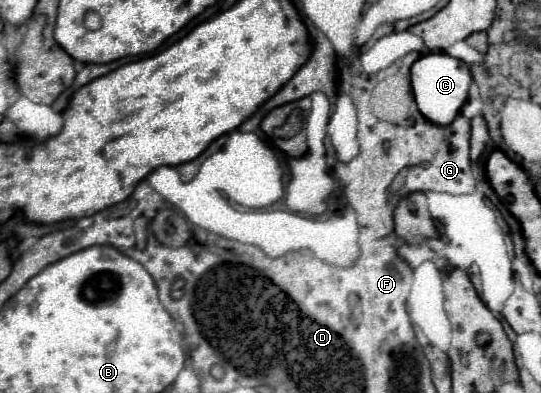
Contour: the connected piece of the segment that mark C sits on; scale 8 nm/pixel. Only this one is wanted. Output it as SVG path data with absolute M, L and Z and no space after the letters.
M444 52L424 54L412 64L412 90L418 110L422 112L424 118L428 118L434 124L450 124L454 116L458 116L462 104L468 98L470 82L472 82L470 68Z

